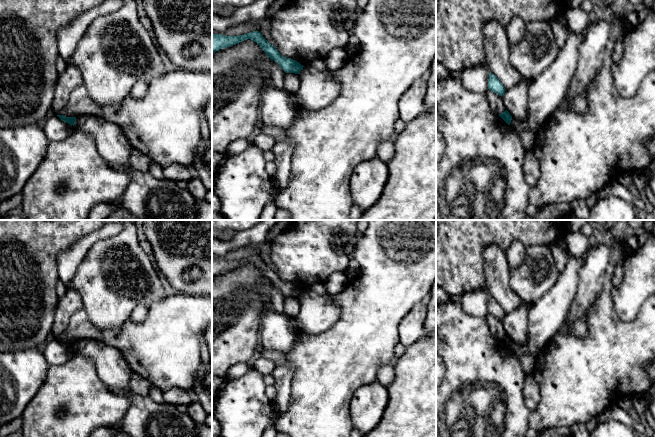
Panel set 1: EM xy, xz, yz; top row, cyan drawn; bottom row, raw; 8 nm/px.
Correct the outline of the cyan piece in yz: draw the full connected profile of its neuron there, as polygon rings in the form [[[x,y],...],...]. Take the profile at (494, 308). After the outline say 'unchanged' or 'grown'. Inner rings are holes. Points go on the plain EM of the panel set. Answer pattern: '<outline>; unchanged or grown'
[[[493,297],[489,298],[488,313],[498,318],[499,320],[503,320],[506,315],[503,308]]]; unchanged

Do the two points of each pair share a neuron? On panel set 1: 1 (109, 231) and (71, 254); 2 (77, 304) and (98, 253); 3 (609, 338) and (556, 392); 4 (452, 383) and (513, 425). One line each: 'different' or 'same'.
1: same
2: different
3: same
4: same

